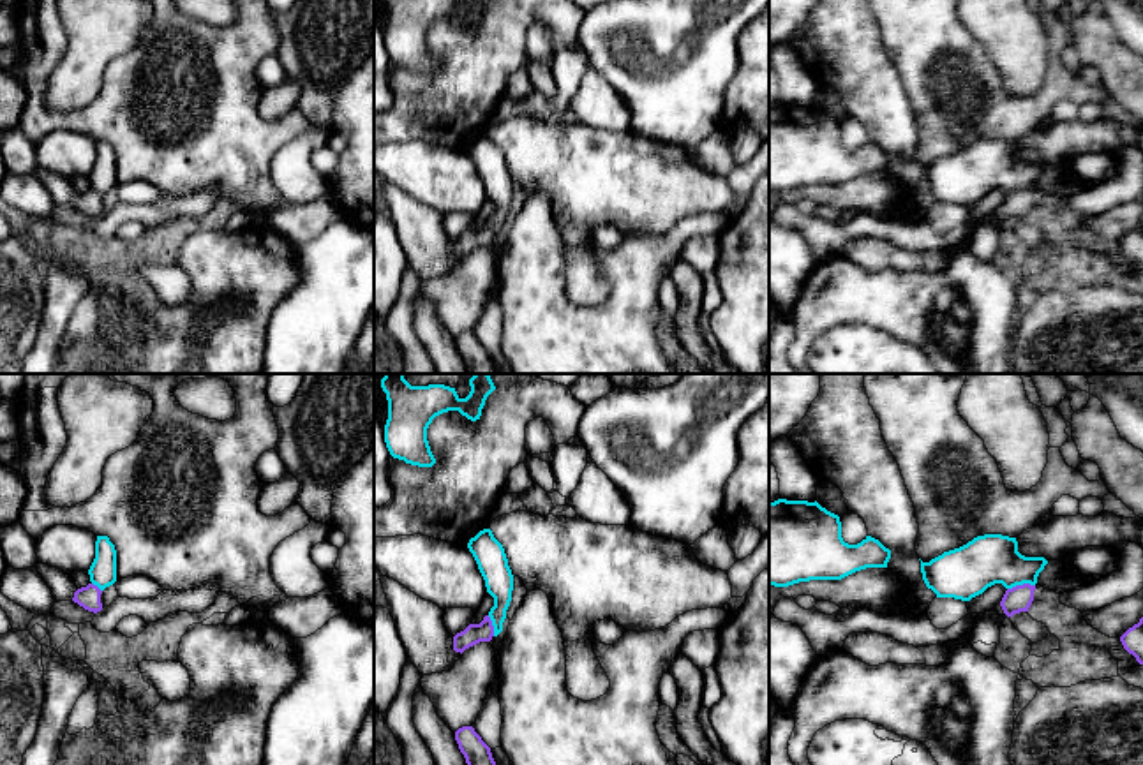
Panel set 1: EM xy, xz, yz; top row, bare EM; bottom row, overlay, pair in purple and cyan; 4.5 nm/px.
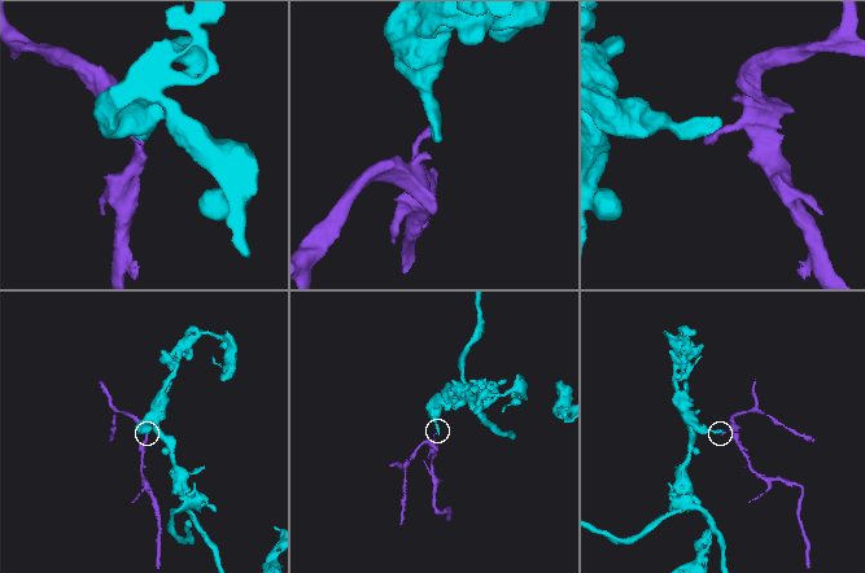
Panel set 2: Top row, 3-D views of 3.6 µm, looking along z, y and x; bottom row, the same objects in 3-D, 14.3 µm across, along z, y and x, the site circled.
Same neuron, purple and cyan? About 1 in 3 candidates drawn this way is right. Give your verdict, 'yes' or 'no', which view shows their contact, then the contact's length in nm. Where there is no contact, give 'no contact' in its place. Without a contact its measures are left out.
no; meets purple in yz; contact 130 nm long

